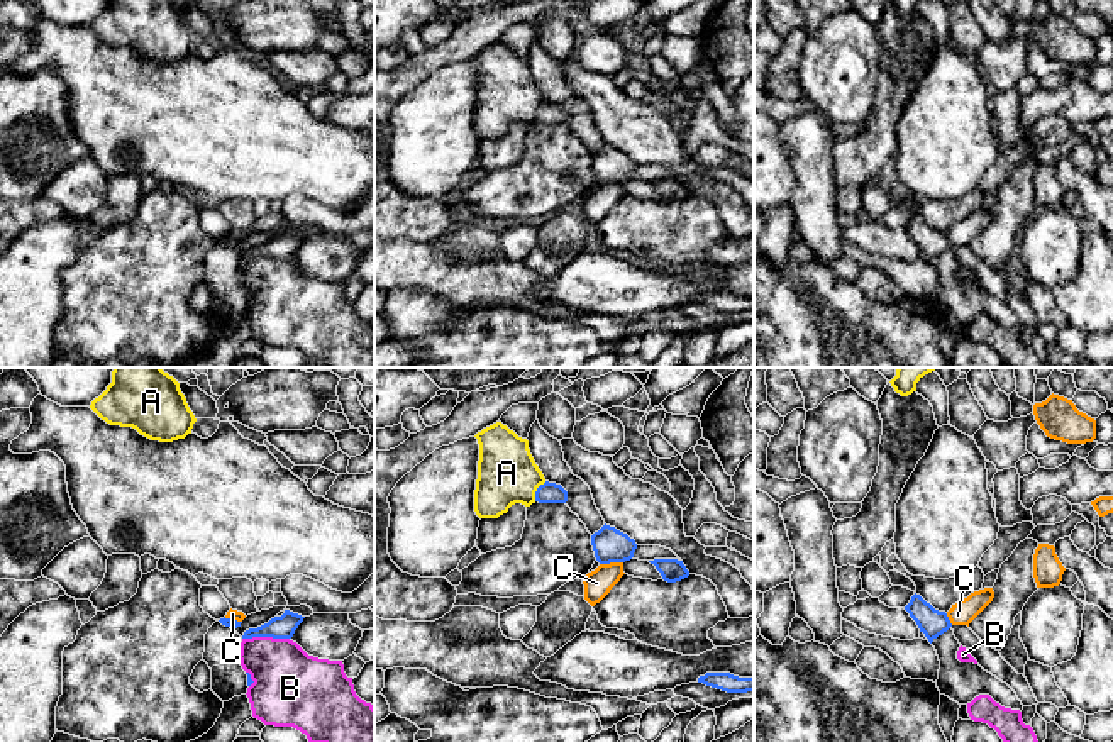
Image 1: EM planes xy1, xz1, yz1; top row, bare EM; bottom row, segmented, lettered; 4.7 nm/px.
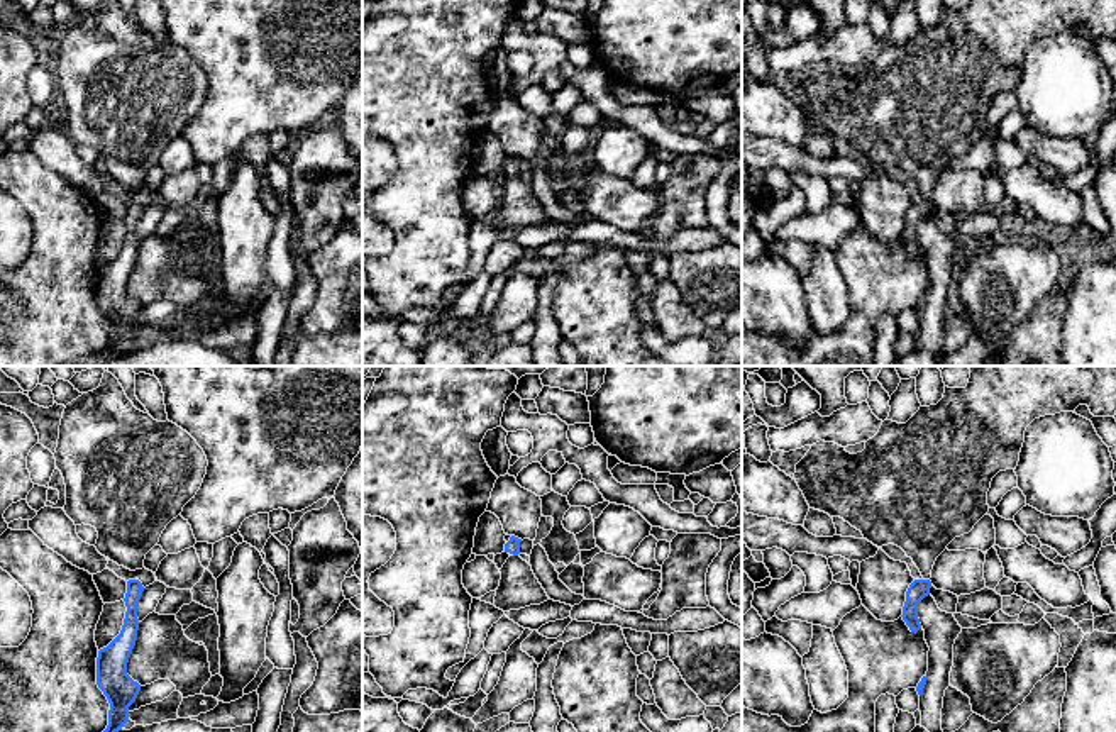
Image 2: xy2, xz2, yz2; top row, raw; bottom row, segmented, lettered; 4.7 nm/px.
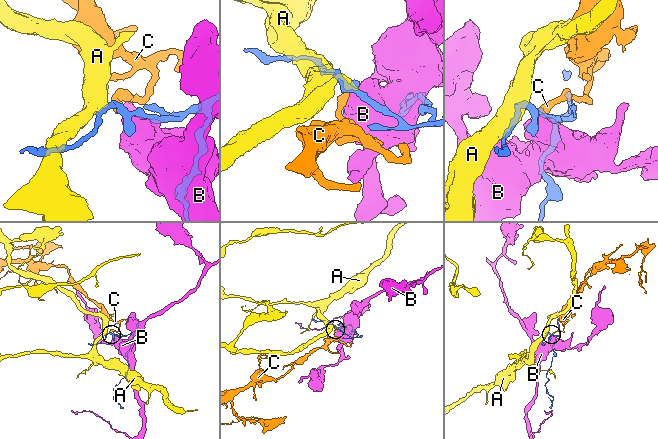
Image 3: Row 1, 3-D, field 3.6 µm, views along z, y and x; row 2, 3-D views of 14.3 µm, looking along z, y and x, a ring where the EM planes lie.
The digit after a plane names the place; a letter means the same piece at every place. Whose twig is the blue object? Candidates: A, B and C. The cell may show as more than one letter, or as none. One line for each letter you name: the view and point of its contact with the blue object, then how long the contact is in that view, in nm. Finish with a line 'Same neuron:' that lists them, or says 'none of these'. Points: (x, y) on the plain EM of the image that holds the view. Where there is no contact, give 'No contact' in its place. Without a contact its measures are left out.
Same neuron: none of these

